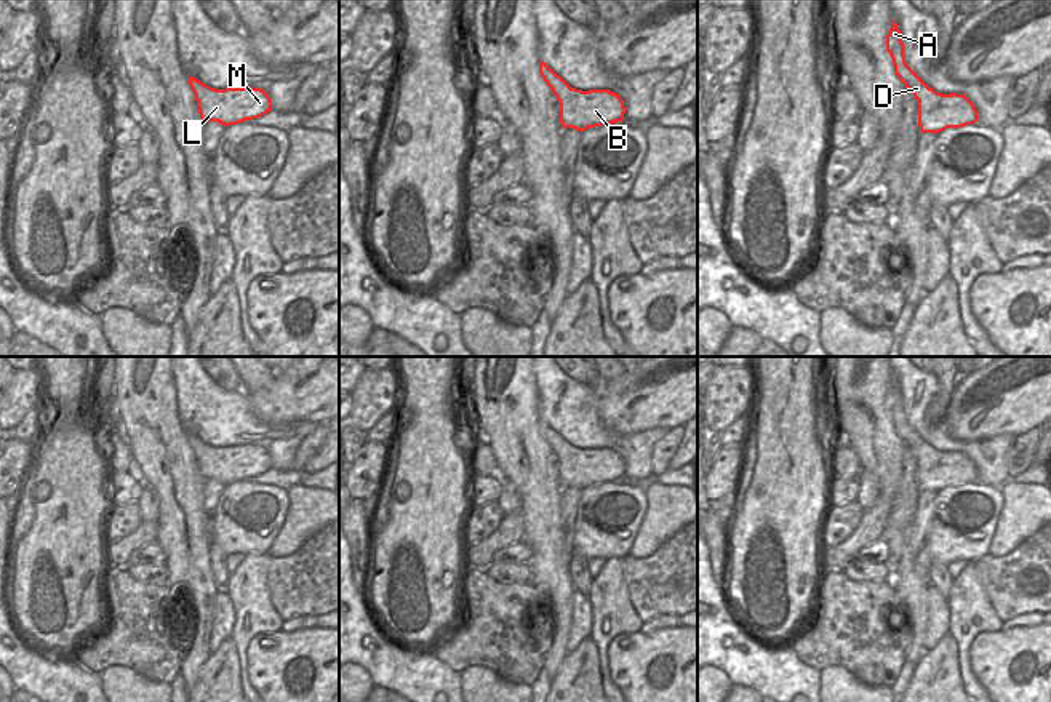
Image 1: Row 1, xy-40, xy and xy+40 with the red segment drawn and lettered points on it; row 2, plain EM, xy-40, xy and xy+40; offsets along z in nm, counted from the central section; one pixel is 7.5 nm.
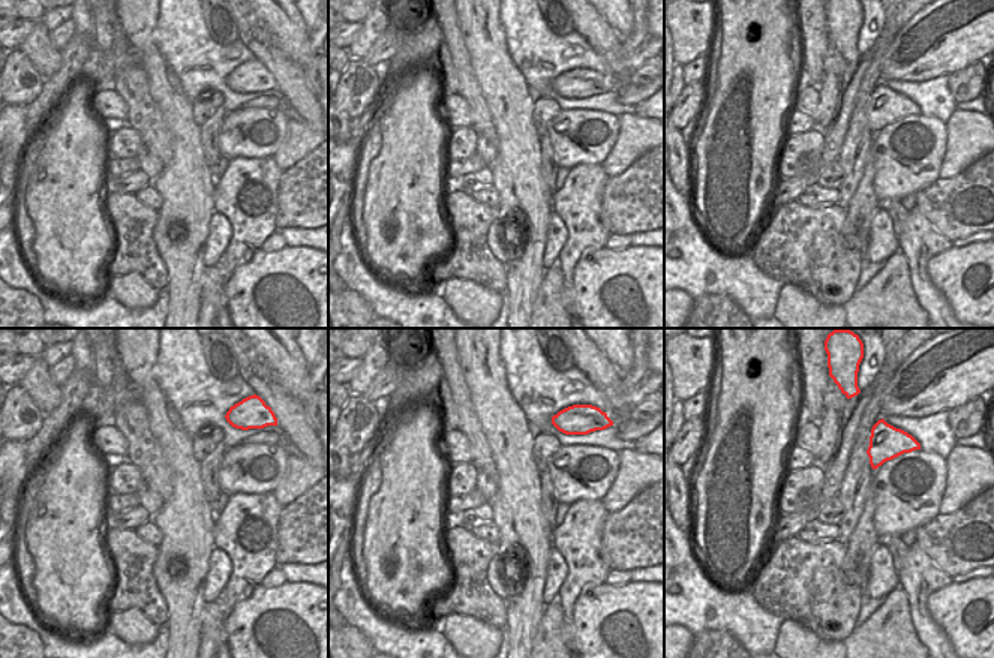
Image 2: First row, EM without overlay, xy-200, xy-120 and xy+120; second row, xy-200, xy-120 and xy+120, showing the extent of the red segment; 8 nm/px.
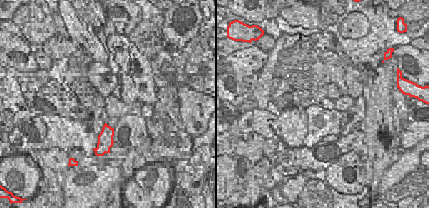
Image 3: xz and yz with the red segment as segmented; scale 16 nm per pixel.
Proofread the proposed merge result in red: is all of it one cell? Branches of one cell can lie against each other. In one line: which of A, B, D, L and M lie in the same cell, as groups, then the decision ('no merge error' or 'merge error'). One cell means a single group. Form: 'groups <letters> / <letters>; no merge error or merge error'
groups A B D L M; no merge error

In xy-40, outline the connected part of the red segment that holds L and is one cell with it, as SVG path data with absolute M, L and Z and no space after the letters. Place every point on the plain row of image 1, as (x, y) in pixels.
M194 435L187 440L195 453L202 480L218 480L224 485L253 478L272 469L269 453L261 446L211 446Z

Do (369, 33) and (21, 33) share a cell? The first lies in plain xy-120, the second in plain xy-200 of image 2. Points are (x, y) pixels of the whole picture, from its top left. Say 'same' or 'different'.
different

